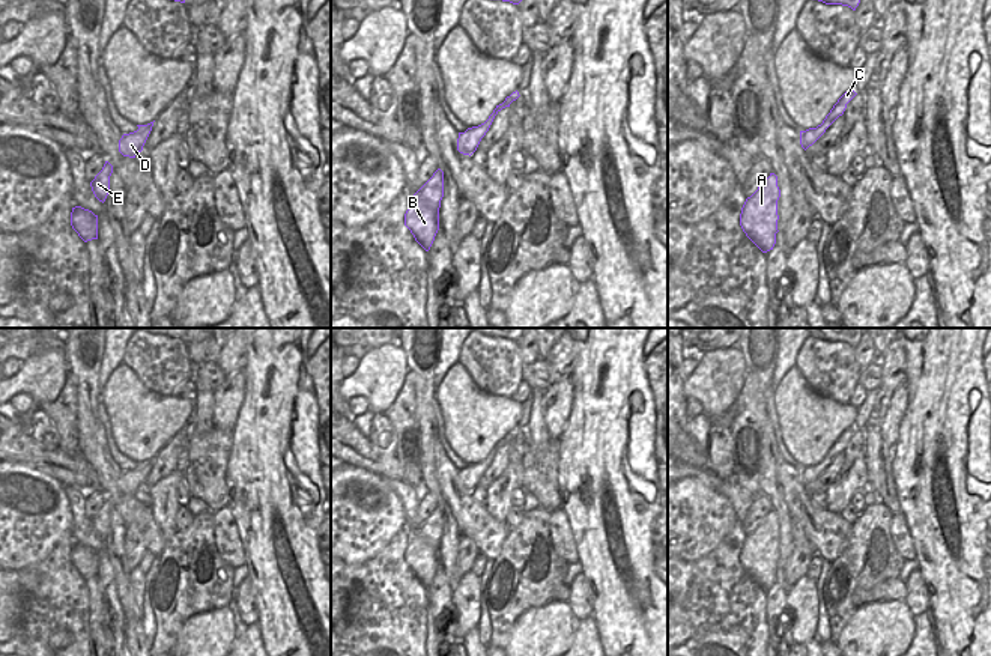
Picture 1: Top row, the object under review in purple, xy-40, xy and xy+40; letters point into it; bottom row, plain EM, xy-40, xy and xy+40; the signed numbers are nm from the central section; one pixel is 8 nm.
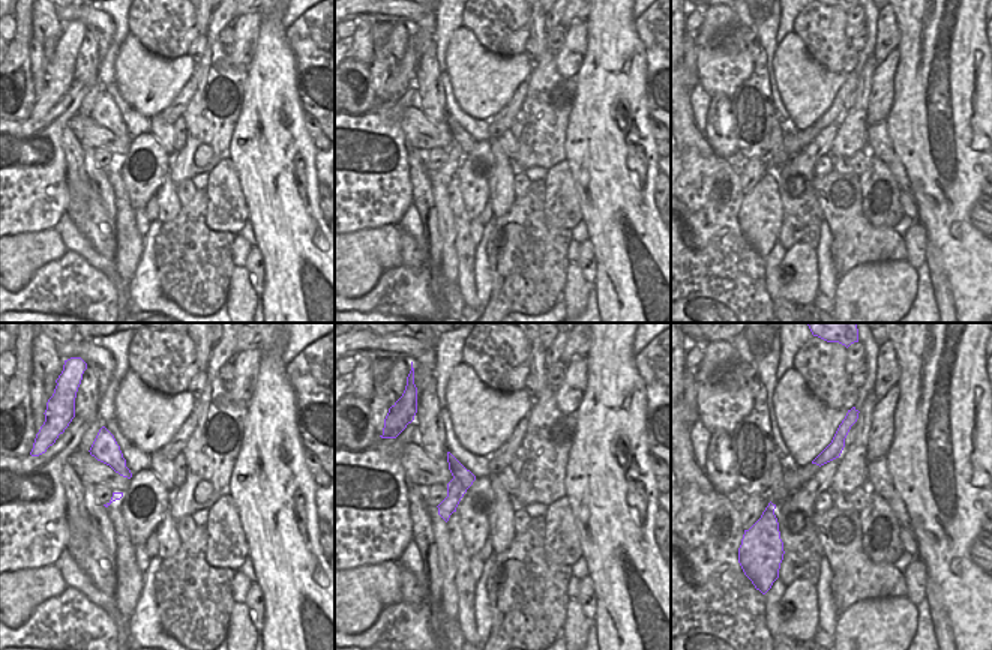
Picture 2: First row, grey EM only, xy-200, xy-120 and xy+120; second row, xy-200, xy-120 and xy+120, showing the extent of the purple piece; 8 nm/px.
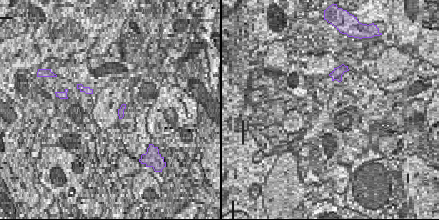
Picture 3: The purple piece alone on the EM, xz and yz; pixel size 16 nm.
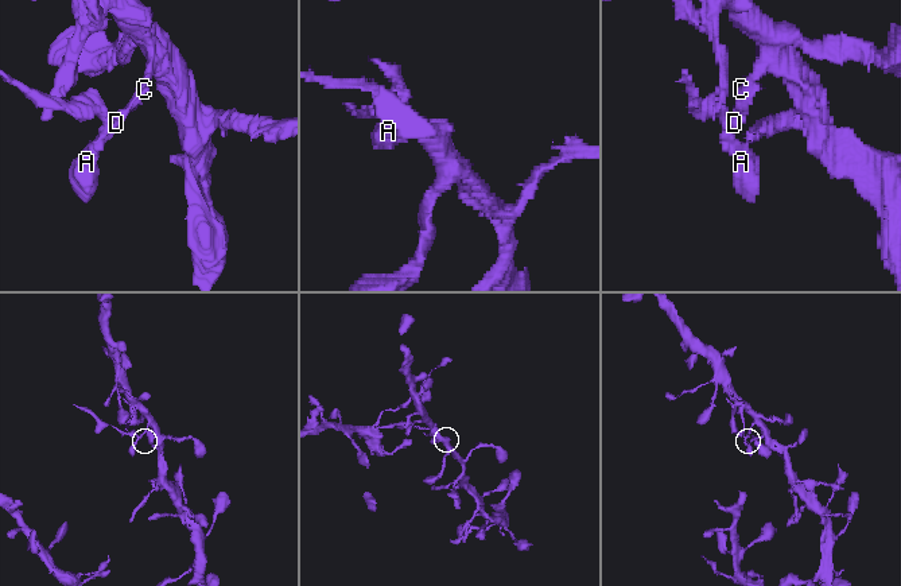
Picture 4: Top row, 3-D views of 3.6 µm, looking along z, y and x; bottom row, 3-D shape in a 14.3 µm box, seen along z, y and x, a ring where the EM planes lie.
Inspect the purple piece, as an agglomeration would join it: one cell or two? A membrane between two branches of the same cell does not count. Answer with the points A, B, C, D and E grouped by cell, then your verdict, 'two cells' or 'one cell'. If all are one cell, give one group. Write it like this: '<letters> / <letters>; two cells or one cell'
A B D E / C; two cells

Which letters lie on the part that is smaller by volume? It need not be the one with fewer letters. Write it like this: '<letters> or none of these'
A, B, D, E

